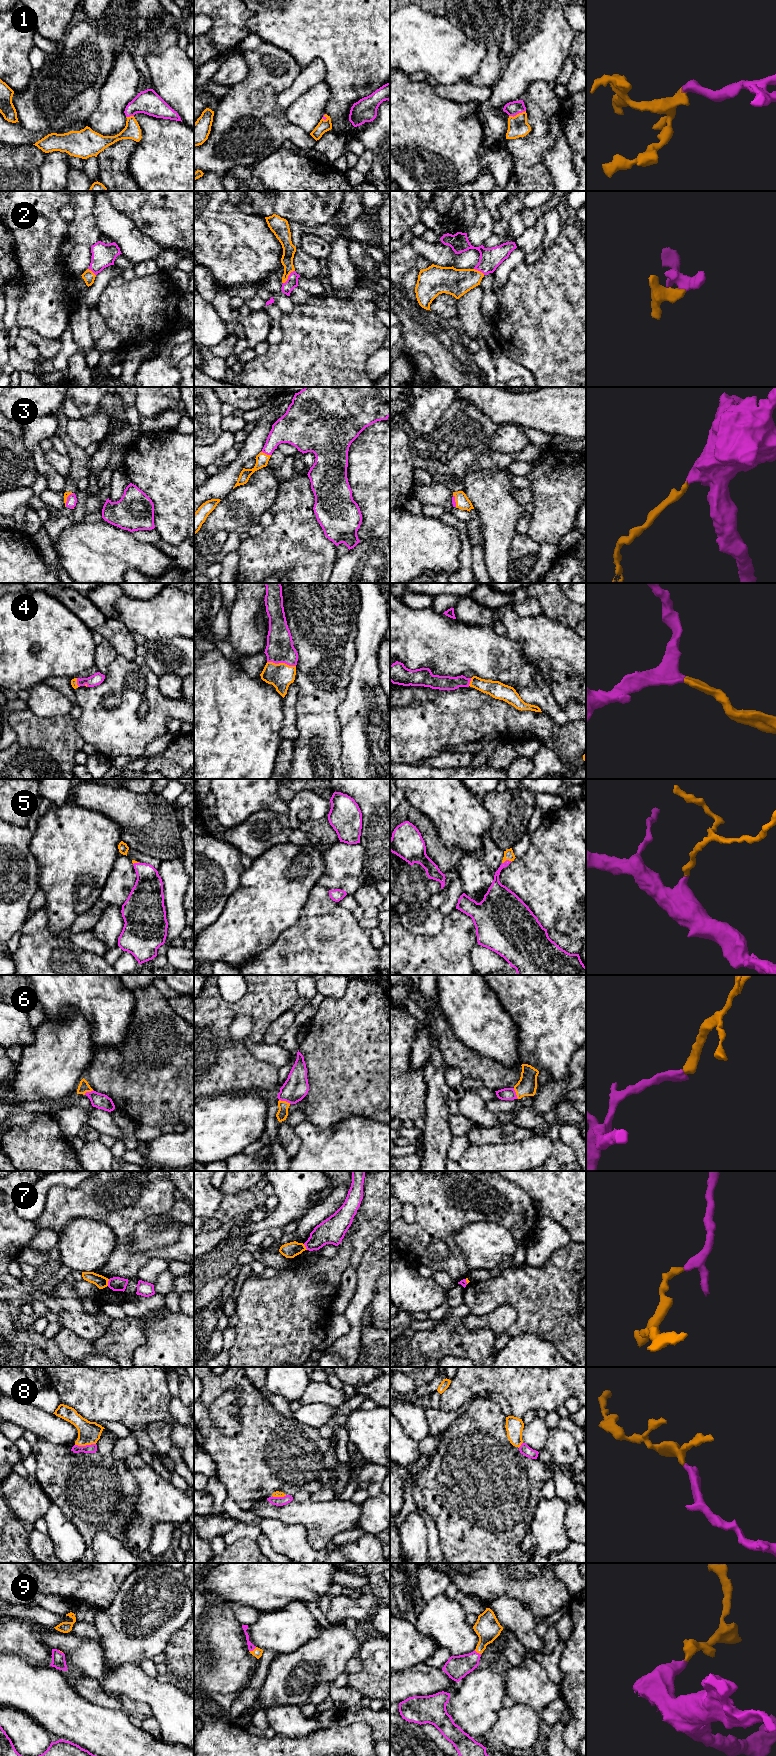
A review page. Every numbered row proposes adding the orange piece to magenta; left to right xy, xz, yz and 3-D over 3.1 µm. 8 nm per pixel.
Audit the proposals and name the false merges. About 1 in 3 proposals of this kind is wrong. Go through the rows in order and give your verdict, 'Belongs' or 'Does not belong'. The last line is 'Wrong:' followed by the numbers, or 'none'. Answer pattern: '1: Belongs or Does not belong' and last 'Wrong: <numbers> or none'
1: Belongs
2: Belongs
3: Belongs
4: Belongs
5: Belongs
6: Belongs
7: Does not belong
8: Belongs
9: Belongs
Wrong: 7

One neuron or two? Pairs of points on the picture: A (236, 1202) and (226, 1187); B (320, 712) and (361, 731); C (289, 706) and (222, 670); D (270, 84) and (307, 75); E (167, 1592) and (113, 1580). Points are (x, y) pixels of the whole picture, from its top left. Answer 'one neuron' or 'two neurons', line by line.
A: two neurons
B: two neurons
C: two neurons
D: two neurons
E: two neurons

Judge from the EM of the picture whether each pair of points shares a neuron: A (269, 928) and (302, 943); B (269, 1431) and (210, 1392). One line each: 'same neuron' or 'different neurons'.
A: different neurons
B: same neuron

